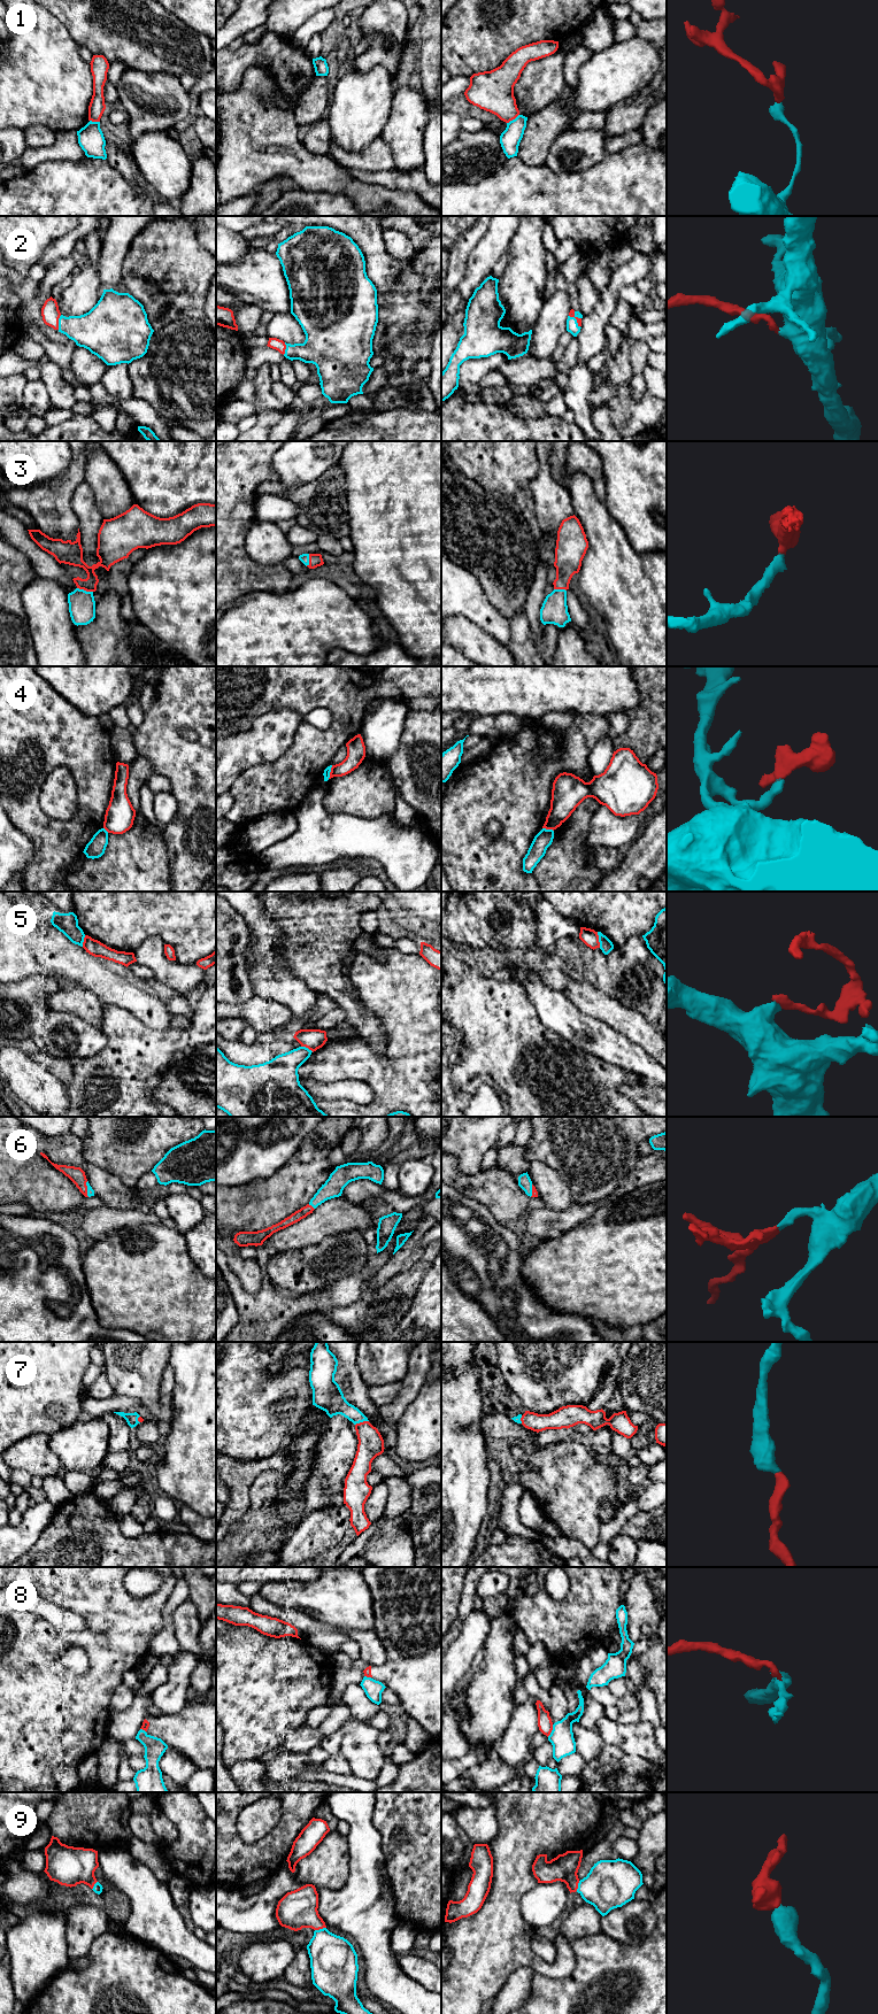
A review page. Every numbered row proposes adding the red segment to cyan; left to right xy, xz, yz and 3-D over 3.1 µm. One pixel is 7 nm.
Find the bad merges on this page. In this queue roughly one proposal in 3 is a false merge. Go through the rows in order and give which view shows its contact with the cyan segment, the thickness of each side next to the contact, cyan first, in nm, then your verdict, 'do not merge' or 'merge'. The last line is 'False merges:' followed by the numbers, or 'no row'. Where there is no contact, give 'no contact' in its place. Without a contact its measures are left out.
1: yz | 140/280 nm | do not merge
2: xy | 260/130 nm | merge
3: xy | 190/110 nm | merge
4: xz | 50/130 nm | do not merge
5: yz | 90/110 nm | do not merge
6: xz | 140/70 nm | merge
7: xz | 170/180 nm | merge
8: yz | 160/100 nm | do not merge
9: xz | 340/260 nm | merge
False merges: 1, 4, 5, 8

